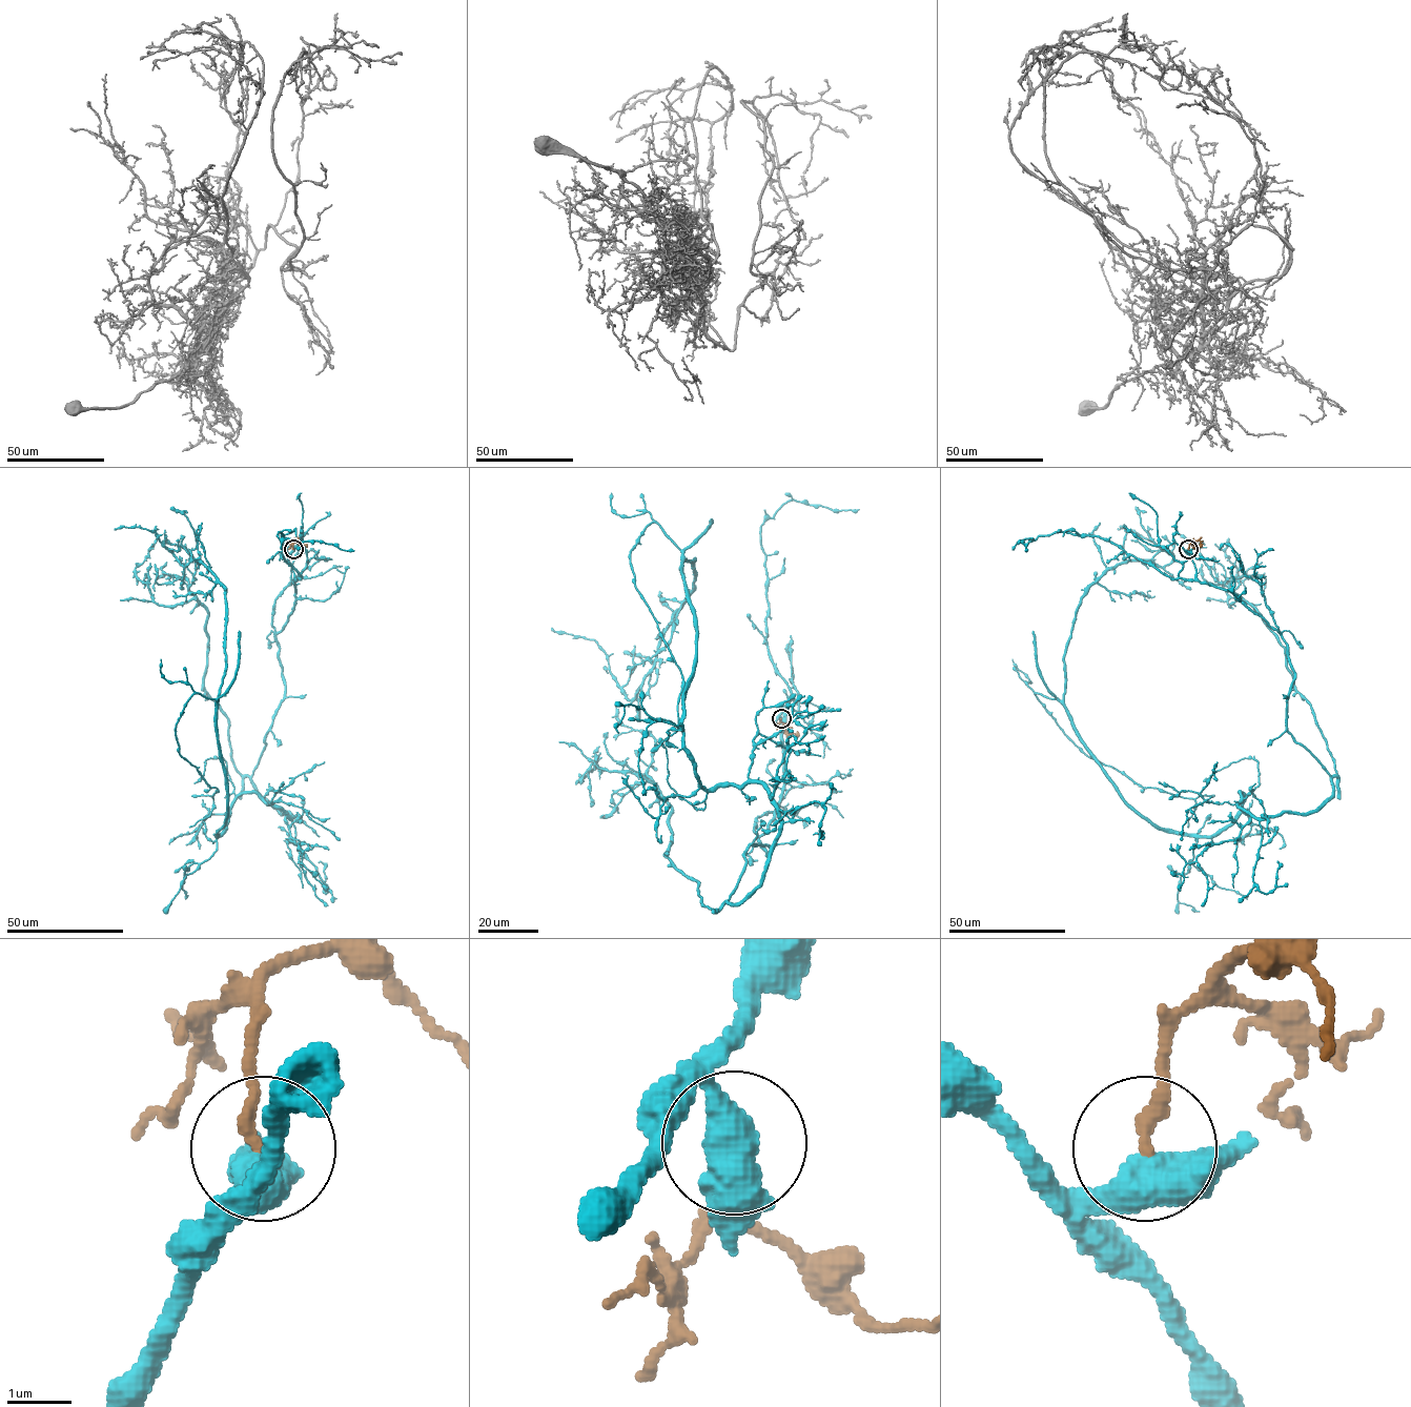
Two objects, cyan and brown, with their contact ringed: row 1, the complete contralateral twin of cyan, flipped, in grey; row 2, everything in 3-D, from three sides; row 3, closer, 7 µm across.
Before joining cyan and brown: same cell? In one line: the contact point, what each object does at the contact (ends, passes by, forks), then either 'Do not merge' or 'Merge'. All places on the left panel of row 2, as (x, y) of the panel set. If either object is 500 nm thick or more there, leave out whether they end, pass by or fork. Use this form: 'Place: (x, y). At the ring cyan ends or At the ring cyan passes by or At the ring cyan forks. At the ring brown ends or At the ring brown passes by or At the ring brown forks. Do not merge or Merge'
Place: (293, 549). Do not merge

